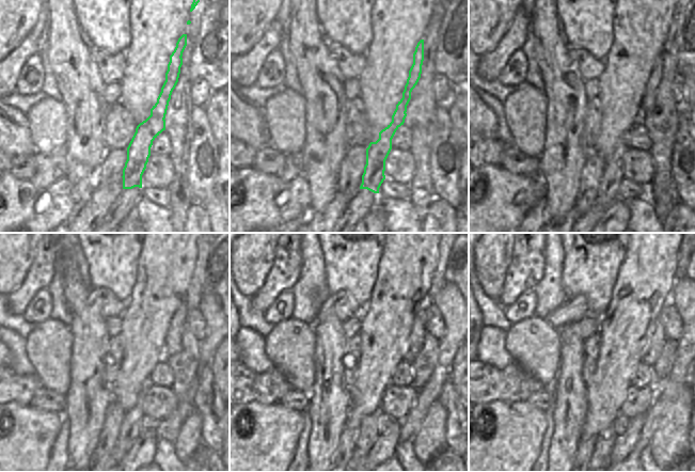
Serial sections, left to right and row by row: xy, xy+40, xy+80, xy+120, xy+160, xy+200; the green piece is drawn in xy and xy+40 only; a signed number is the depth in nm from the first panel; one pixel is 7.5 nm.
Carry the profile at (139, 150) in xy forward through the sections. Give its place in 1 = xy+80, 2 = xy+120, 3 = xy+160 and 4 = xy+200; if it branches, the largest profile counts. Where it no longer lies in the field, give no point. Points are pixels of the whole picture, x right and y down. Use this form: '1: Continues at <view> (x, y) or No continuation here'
1: Continues at xy+80 (612, 177)
2: Continues at xy+120 (129, 433)
3: Continues at xy+160 (368, 434)
4: Continues at xy+200 (604, 442)

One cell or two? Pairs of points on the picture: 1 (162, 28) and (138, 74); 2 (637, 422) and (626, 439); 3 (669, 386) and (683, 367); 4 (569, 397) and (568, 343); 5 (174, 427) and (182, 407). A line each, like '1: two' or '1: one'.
1: one
2: one
3: one
4: one
5: one

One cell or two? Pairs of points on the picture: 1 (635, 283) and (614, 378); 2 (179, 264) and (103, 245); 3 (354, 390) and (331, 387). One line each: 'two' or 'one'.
1: one
2: two
3: two

